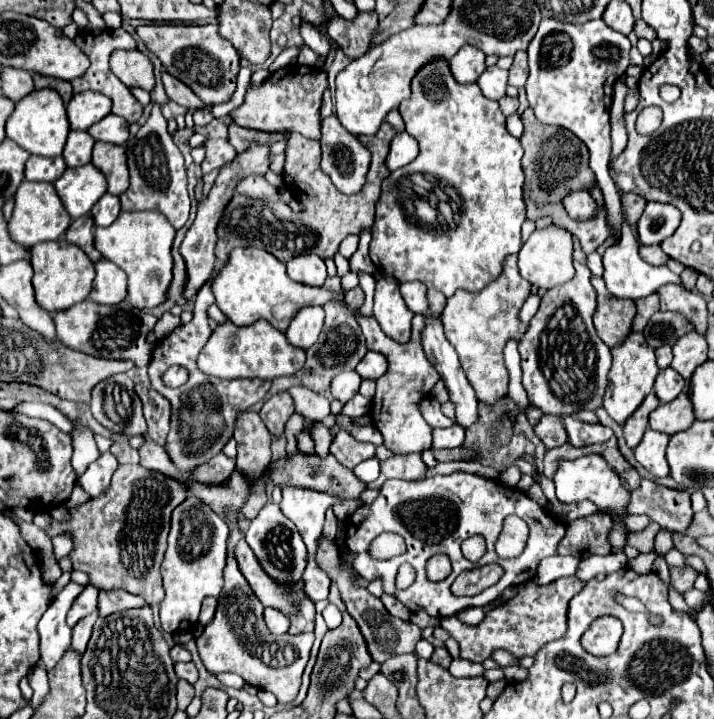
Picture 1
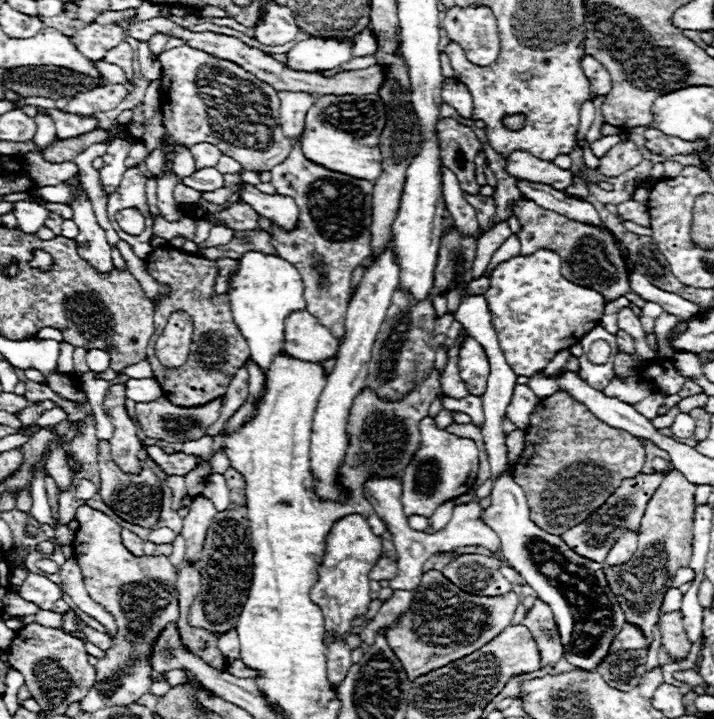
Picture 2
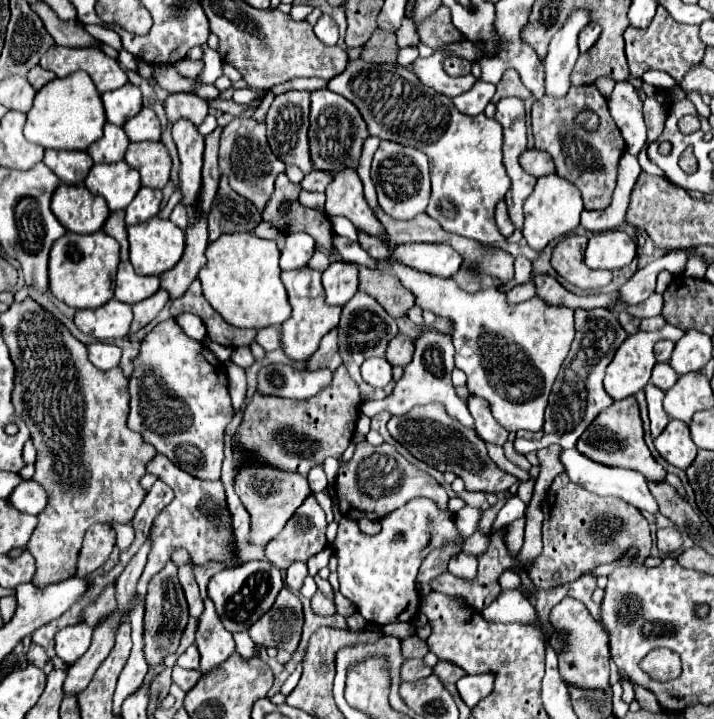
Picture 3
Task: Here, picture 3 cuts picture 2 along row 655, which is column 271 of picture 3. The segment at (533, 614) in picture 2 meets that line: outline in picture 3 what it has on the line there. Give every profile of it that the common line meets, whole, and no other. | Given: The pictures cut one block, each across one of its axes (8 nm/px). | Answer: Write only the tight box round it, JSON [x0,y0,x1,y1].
[266,494,328,570]

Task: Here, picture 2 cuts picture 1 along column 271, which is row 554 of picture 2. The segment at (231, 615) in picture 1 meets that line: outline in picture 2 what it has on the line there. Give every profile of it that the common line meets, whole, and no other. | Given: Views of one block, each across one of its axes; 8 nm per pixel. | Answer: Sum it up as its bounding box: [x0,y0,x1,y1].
[604,470,696,646]

